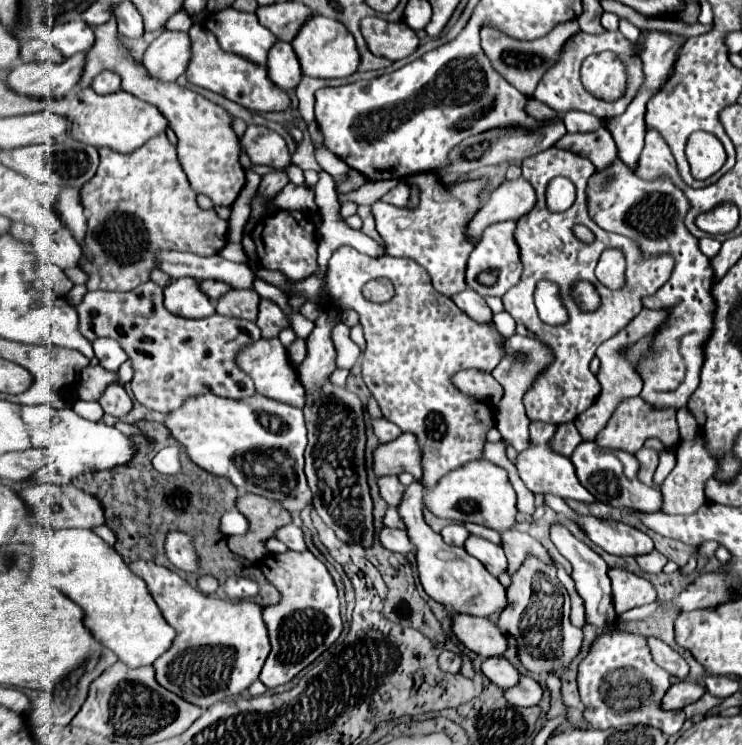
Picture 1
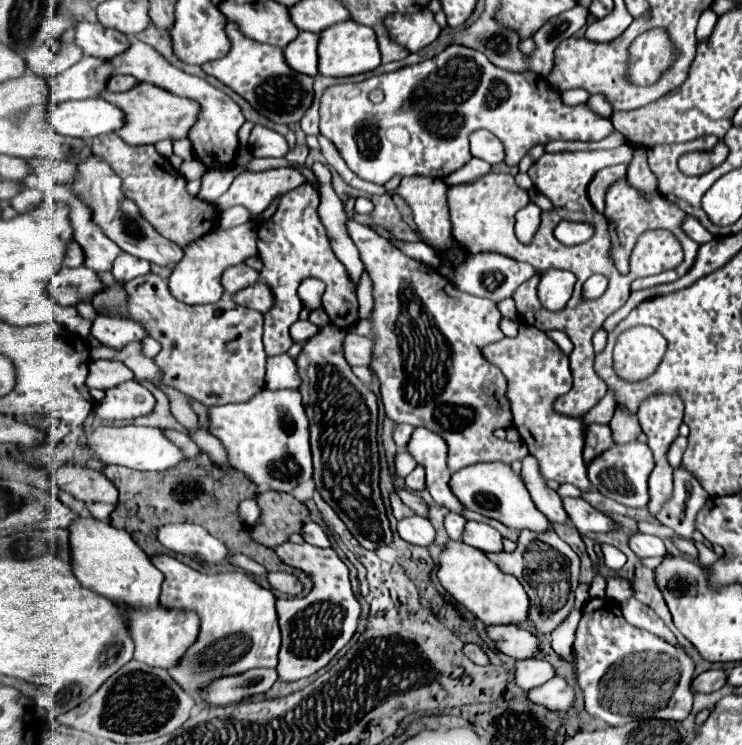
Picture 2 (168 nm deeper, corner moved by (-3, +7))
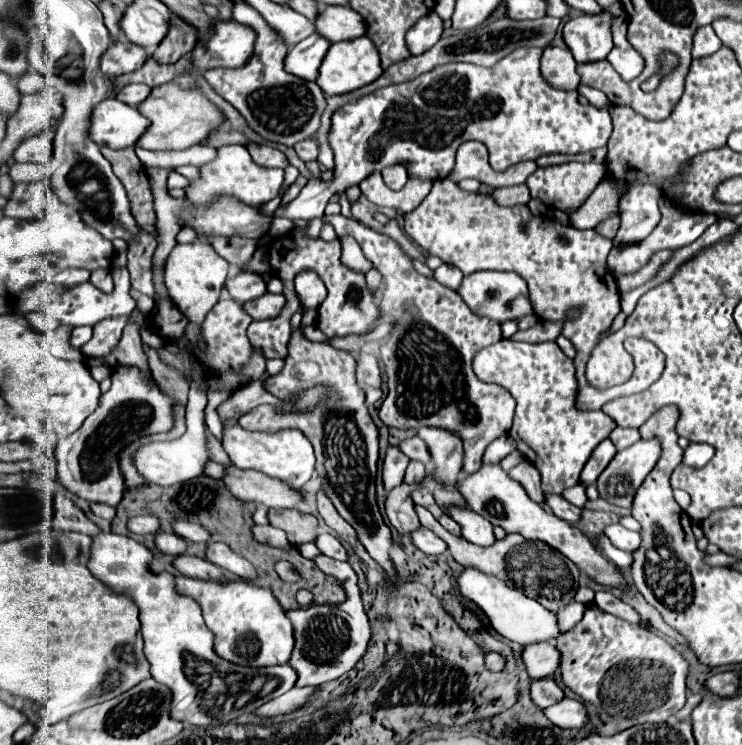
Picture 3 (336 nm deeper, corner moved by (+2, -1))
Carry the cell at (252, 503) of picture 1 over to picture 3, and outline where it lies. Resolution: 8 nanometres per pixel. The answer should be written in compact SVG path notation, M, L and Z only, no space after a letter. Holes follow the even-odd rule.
M269 510L269 524L285 530L287 540L293 546L301 546L305 542L313 542L319 528L317 518L313 514L303 514L299 510Z

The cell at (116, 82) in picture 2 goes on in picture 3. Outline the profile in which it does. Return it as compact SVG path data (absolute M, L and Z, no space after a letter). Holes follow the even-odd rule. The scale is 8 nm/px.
M127 84L125 88L121 88L117 92L117 100L131 104L131 106L137 106L149 96L149 92L151 92L151 88L147 84Z

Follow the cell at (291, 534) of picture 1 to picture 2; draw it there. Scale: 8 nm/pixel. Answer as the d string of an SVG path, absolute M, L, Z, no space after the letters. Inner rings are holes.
M306 520L304 528L302 528L302 536L304 536L306 542L310 542L310 544L314 544L314 546L330 548L330 538L328 538L326 530L324 530L320 524L312 522L312 520Z

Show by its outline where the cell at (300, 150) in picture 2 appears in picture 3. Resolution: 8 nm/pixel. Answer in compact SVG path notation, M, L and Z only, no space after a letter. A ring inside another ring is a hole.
M303 140L301 144L295 144L293 146L297 156L303 160L303 162L311 162L317 158L317 142L315 140Z

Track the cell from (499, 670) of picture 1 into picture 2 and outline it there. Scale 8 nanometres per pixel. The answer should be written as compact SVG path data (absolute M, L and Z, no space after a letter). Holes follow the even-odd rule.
M518 660L516 662L514 680L526 692L546 684L546 680L552 680L554 676L556 676L556 672L554 672L552 664L548 664L546 660Z

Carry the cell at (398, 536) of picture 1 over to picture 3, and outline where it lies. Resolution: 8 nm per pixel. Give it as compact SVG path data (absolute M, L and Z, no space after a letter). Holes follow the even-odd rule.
M417 528L415 532L411 532L411 542L415 548L419 548L425 554L443 554L447 550L447 546L441 542L441 538L437 538L433 532L429 532L427 528Z

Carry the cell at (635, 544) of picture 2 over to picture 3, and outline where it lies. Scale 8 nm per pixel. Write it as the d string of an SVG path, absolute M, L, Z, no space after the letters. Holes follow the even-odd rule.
M613 524L613 526L607 526L605 528L605 534L607 538L611 540L611 544L619 550L625 550L629 554L637 552L639 546L641 546L641 536L639 532L631 532L627 528L623 528L621 524Z

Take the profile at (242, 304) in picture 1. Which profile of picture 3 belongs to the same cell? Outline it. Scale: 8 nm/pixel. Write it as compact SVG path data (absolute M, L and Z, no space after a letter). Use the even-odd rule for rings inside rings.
M263 294L255 300L249 300L243 304L245 312L253 318L253 320L265 320L265 318L273 318L277 316L277 312L281 312L285 304L285 296L283 294Z

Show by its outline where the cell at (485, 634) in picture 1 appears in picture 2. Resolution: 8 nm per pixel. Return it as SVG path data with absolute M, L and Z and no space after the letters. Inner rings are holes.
M488 626L488 636L496 642L496 648L512 658L526 660L540 654L540 638L518 626Z

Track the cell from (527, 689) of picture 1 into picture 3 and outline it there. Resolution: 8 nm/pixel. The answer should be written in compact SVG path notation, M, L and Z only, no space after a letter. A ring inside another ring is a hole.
M563 698L557 704L543 710L545 716L557 724L559 728L581 728L587 720L587 712L583 702L577 702L575 698Z

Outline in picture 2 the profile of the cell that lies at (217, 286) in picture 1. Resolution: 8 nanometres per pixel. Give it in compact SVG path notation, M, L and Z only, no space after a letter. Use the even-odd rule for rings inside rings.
M238 264L238 266L232 266L224 272L222 276L222 286L228 294L236 294L238 290L246 288L246 286L252 286L256 284L260 278L260 274L252 268L248 268L246 264Z

